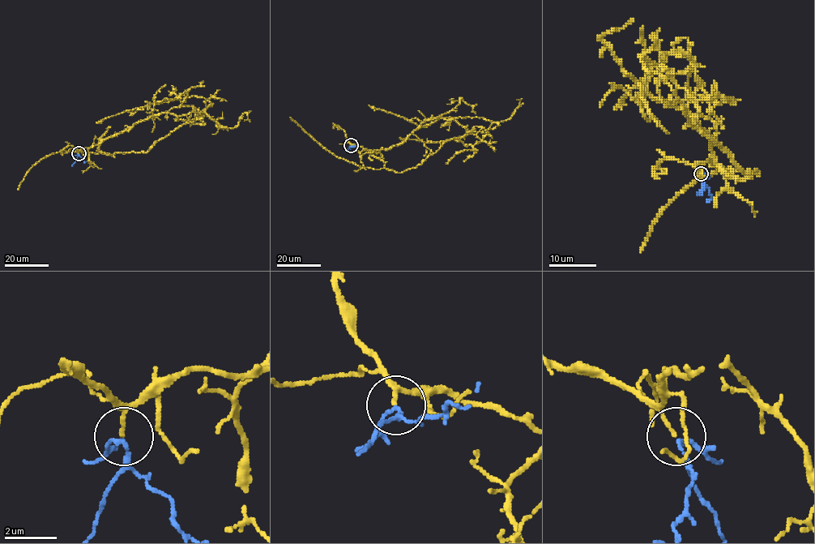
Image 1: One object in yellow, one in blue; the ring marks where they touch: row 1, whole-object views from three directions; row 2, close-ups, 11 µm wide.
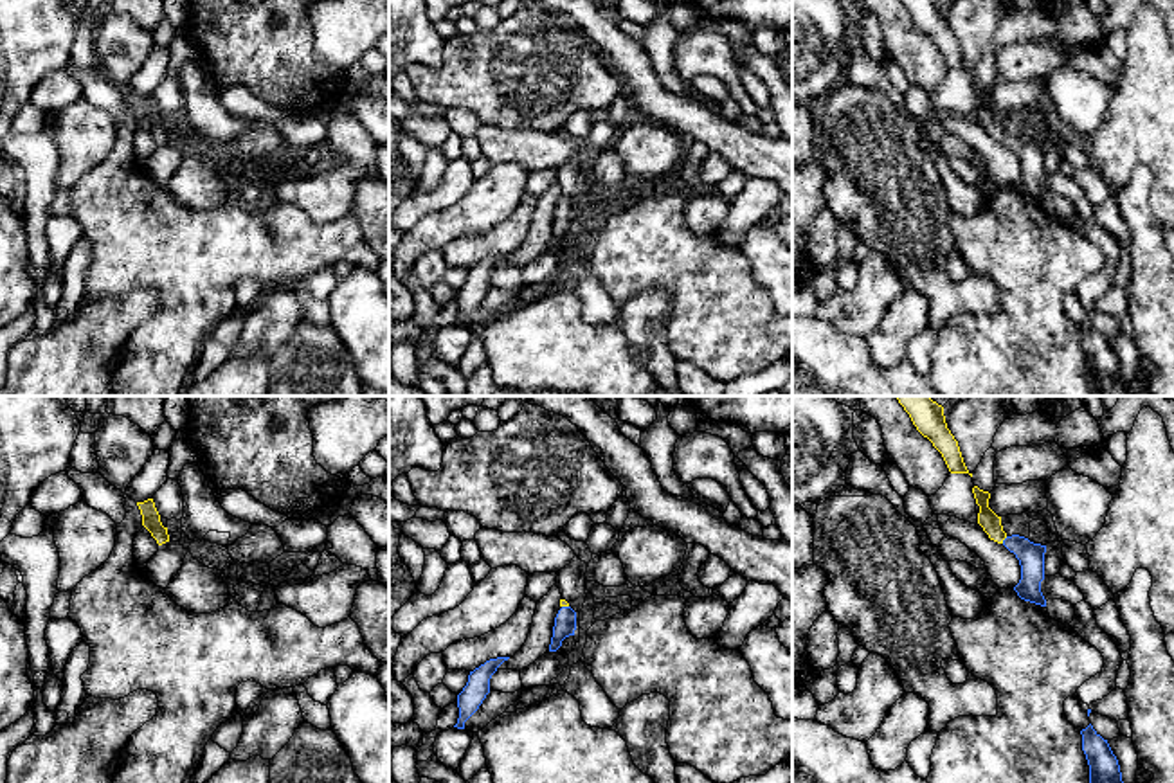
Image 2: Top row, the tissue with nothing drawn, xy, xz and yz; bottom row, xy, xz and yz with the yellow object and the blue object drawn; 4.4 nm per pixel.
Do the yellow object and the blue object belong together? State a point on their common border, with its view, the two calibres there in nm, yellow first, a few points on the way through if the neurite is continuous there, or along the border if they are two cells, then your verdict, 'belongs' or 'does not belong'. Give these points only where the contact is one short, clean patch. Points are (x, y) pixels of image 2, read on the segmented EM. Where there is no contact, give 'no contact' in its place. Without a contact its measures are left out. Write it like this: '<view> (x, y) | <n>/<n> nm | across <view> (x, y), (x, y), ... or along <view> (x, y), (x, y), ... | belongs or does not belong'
yz (1003, 539) | 90/120 nm | across yz (987, 519), (1003, 539), (1018, 544), (1030, 555) | belongs

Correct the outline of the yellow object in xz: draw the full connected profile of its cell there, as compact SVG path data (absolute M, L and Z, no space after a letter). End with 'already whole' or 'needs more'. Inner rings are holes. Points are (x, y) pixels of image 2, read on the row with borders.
M560 599L560 607L562 608L555 617L549 652L556 652L562 646L562 641L569 635L574 635L576 630L576 612L569 607L565 599Z | needs more

